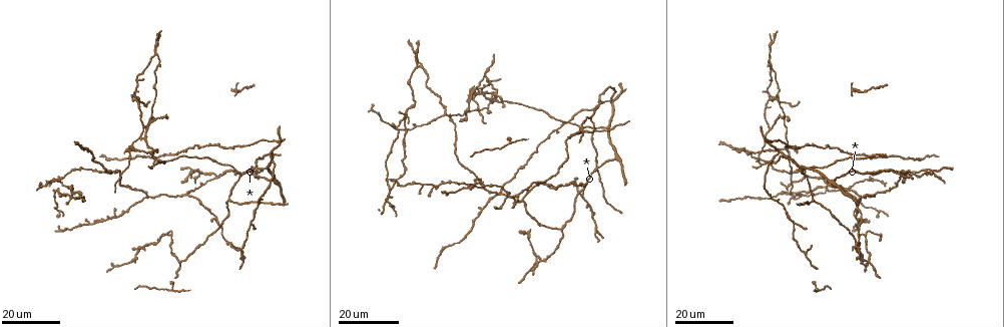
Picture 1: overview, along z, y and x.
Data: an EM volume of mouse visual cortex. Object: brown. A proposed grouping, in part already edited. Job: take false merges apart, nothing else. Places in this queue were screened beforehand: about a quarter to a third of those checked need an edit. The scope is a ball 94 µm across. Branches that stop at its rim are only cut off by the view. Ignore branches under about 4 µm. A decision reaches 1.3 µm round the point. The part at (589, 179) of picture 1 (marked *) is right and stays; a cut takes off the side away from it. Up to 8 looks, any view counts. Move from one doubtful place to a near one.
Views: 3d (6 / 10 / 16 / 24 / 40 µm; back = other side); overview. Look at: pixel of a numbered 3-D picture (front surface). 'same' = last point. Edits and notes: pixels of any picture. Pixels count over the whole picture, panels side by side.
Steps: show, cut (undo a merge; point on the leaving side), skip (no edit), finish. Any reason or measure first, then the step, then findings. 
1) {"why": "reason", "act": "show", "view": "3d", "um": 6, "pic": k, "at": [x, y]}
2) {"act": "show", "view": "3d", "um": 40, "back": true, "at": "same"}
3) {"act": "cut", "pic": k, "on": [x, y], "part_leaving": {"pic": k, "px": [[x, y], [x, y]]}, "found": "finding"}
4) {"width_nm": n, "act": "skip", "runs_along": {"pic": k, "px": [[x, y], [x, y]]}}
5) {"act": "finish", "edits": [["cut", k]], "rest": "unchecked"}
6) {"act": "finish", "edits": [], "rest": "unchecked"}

{"act": "show", "view": "3d", "um": 16, "pic": 1, "at": [58, 182]}

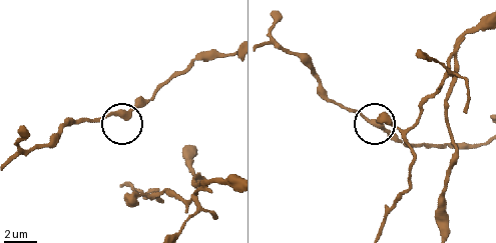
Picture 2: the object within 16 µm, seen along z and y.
{"act": "show", "view": "3d", "um": 6, "pic": 2, "at": [127, 117]}

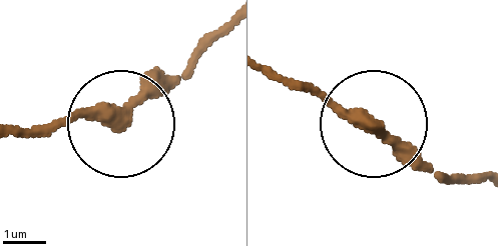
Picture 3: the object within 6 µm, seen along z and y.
{"why": "other side", "act": "show", "view": "3d", "um": 6, "back": true, "pic": 3, "at": [114, 122]}

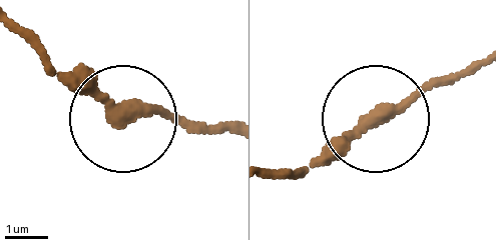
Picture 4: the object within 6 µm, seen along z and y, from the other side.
{"act": "skip", "runs_along": {"pic": 4, "px": [[13, 27], [121, 110], [228, 124]]}, "found": "continuous, no second neuron"}

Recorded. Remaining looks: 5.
{"act": "show", "view": "3d", "um": 24, "pic": 1, "at": [189, 174]}

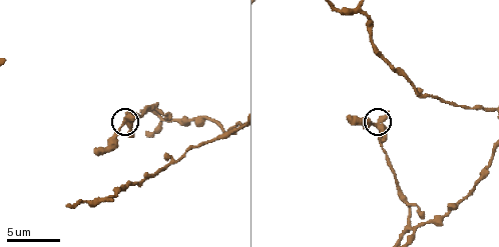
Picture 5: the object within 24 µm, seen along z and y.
{"act": "show", "view": "3d", "um": 6, "pic": 5, "at": [122, 128]}

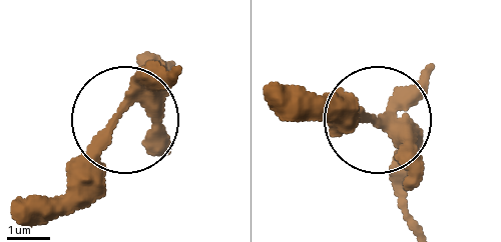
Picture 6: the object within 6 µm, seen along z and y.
{"arms": 4, "act": "skip", "found": "continuous, no second neuron"}

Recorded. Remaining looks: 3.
{"why": "arms part here", "act": "show", "view": "3d", "um": 24, "pic": 1, "at": [864, 237]}

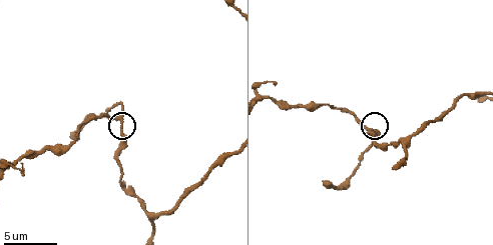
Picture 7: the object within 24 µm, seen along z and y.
{"act": "show", "view": "3d", "um": 6, "pic": 7, "at": [119, 117]}

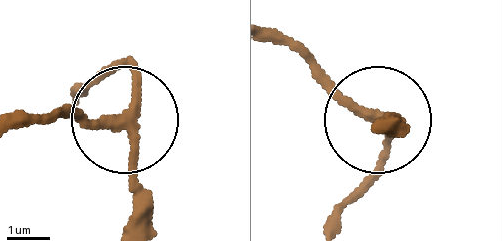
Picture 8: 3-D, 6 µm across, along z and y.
{"act": "show", "view": "3d", "um": 6, "back": true, "pic": 8, "at": [124, 120]}

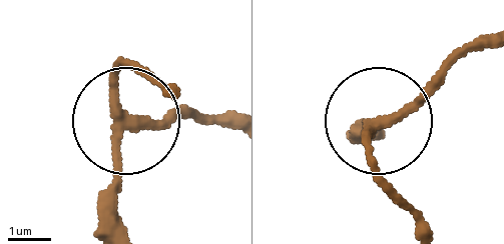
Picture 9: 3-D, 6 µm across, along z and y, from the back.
{"width_nm": 240, "act": "skip", "runs_along": {"pic": 9, "px": [[121, 221], [118, 74], [128, 59]]}, "found": "all the same neuron"}

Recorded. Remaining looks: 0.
{"act": "finish", "edits": [], "rest": "unchecked"}

